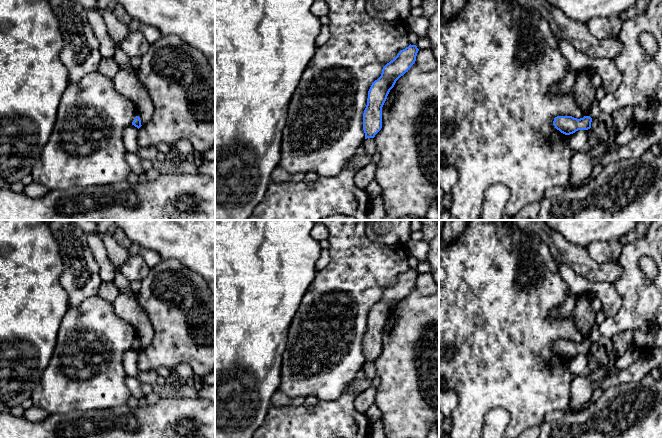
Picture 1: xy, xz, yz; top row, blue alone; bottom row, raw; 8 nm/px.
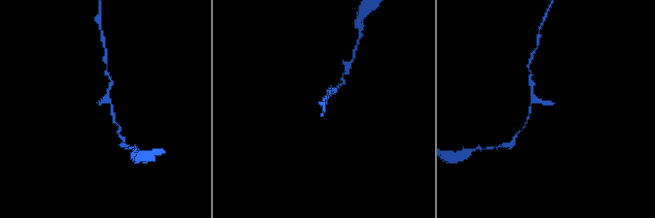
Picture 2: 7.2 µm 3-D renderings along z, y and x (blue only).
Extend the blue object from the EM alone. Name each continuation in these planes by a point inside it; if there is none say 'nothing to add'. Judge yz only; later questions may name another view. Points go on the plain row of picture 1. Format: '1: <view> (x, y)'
1: yz (595, 334)

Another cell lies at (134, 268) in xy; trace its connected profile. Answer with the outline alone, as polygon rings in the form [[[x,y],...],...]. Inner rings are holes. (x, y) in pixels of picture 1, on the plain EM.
[[[129,255],[120,266],[120,271],[130,282],[142,281],[148,275],[150,267],[141,257]]]

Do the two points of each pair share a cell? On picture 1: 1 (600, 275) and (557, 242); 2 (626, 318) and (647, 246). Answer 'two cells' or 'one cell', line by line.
1: one cell
2: one cell

